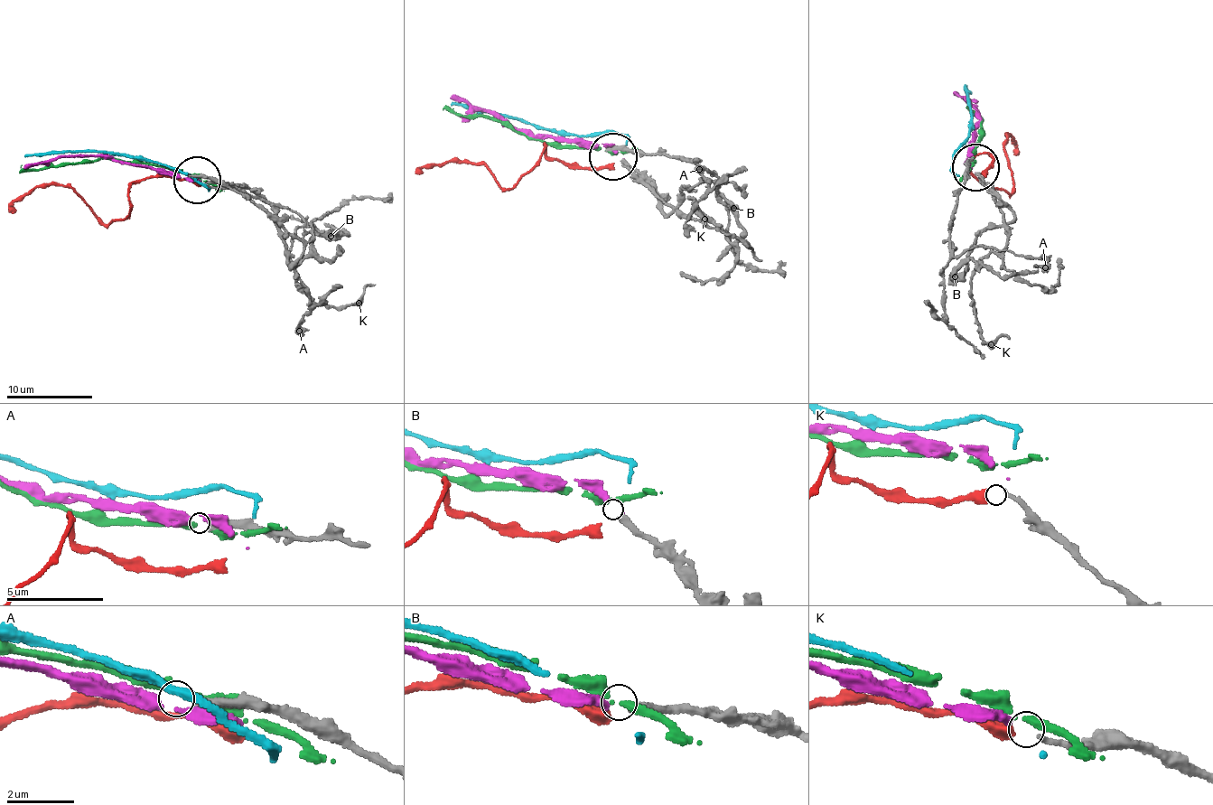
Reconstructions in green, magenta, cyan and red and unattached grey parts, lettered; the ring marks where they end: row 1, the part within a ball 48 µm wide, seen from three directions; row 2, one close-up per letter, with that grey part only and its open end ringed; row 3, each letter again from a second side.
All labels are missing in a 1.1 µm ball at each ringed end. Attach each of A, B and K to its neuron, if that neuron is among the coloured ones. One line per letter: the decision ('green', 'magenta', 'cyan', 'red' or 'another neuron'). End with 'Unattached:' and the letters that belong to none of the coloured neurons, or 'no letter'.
A: another neuron
B: magenta
K: red
Unattached: A

